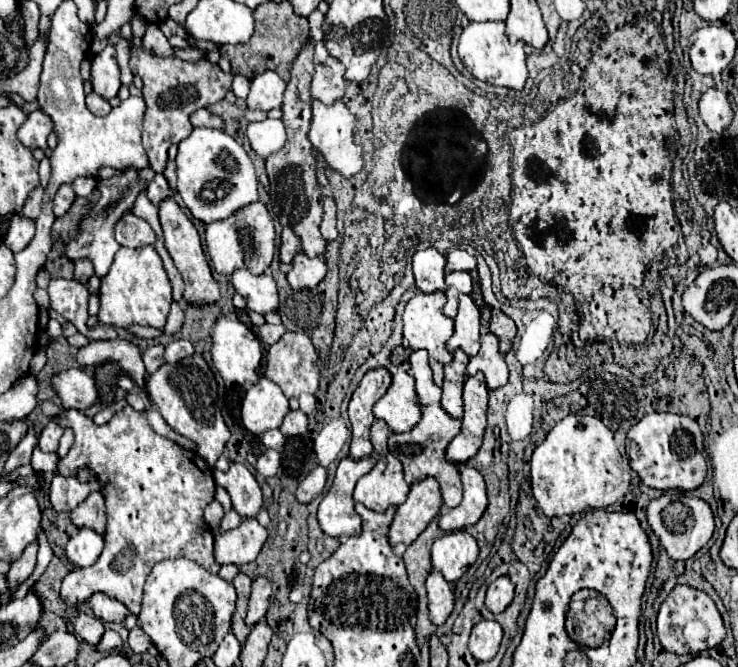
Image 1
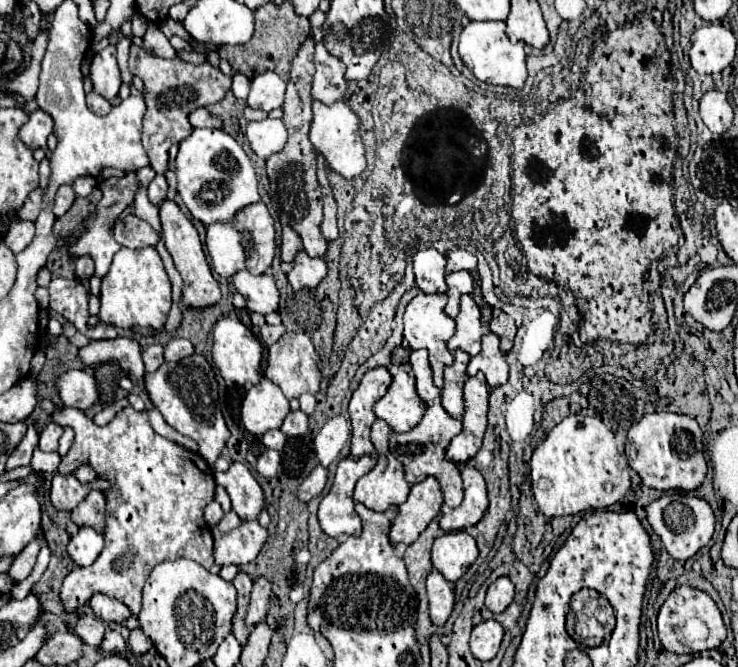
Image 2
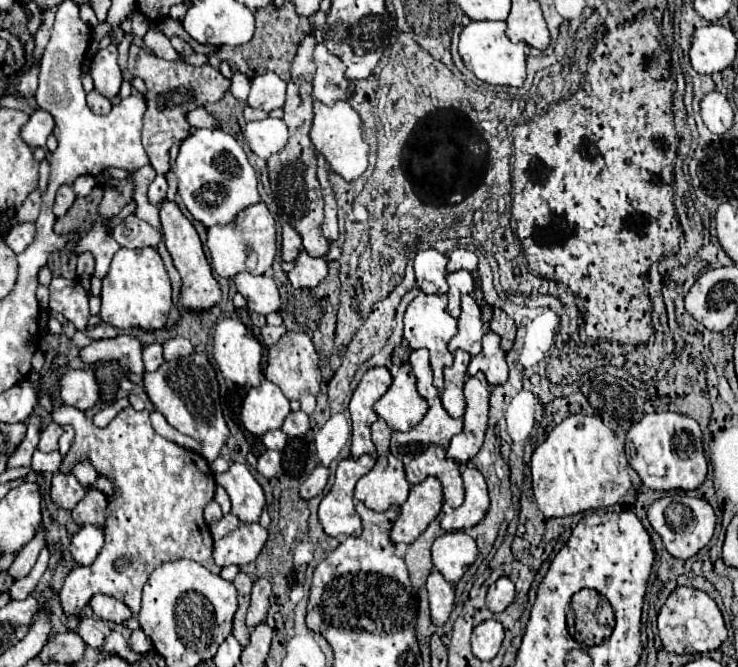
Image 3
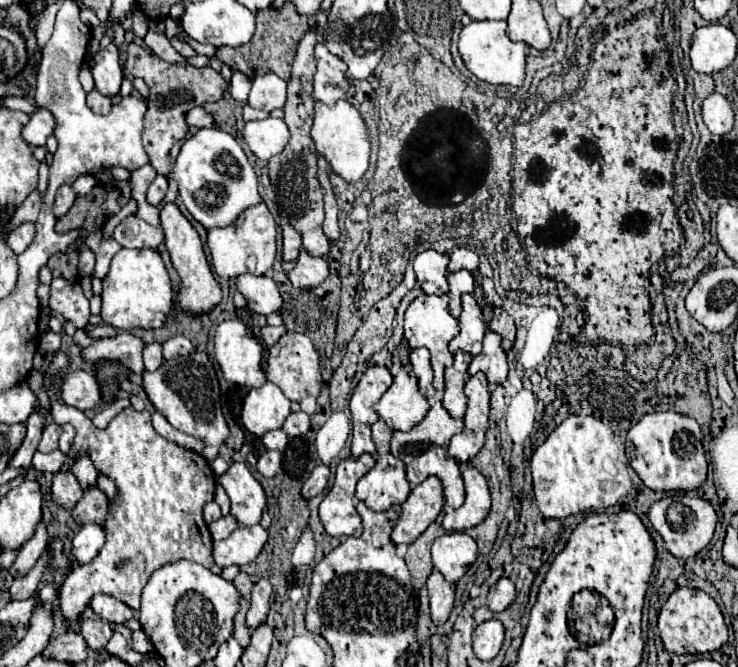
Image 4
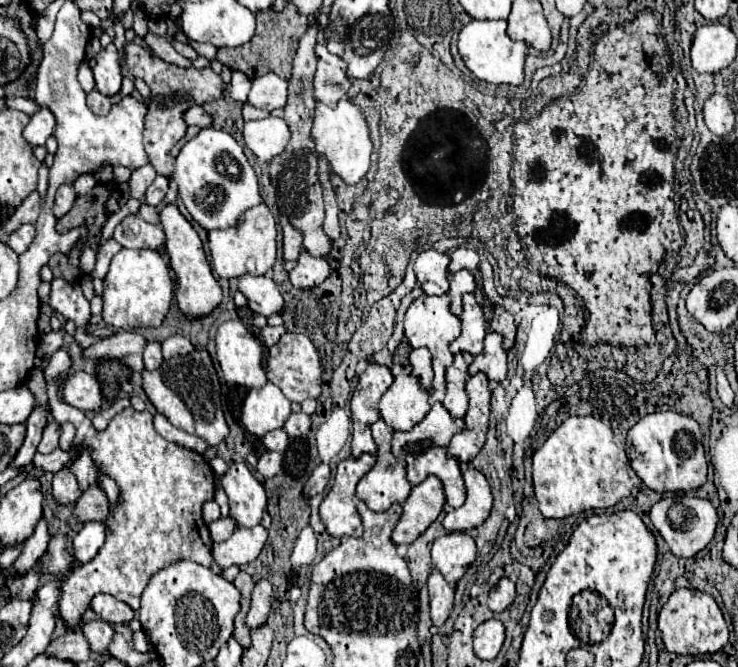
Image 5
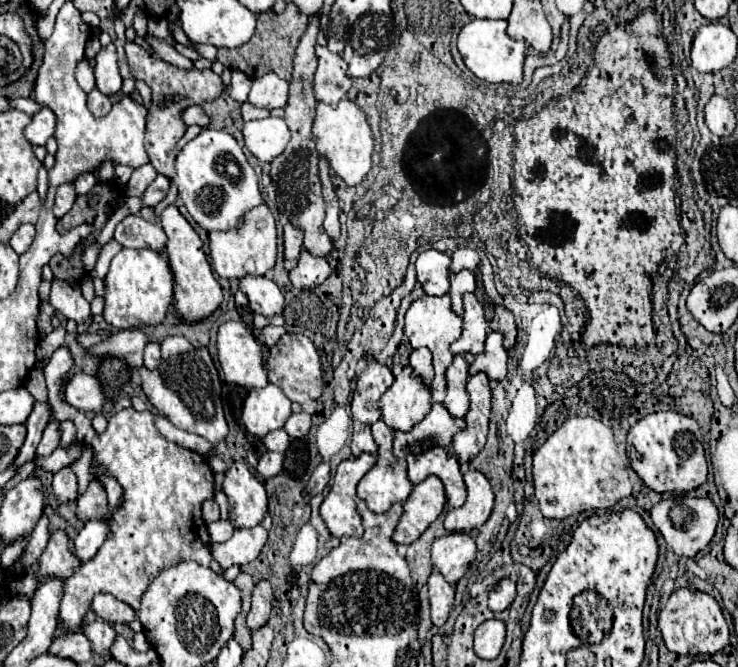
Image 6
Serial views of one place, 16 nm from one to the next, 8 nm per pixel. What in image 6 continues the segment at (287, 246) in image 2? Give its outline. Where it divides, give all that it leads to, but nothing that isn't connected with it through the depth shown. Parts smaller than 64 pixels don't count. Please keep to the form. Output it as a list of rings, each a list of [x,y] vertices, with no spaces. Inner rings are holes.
[[[290,222],[284,224],[284,258],[286,260],[296,260],[302,250],[302,238],[304,234],[294,228]]]

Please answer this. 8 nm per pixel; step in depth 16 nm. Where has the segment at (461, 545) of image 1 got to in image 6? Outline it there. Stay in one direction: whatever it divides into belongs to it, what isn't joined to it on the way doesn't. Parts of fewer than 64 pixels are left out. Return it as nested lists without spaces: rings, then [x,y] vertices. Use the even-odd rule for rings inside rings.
[[[464,532],[440,536],[432,544],[432,564],[452,586],[466,574],[474,558],[476,558],[476,544],[472,536]]]

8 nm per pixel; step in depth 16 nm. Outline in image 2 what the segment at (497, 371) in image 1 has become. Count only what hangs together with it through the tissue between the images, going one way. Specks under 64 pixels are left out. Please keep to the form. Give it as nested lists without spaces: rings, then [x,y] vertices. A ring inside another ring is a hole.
[[[486,332],[482,336],[482,350],[470,358],[470,364],[466,370],[468,376],[474,376],[476,372],[484,372],[490,388],[498,388],[508,382],[508,364],[498,344],[500,344],[500,338],[492,332]]]

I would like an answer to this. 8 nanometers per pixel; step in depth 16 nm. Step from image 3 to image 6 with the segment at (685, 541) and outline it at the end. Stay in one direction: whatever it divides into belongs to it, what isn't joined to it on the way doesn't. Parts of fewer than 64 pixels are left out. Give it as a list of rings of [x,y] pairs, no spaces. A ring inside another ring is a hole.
[[[668,496],[662,498],[658,504],[652,506],[650,518],[654,526],[664,536],[666,544],[676,556],[696,556],[702,548],[708,546],[708,542],[714,536],[716,524],[718,524],[718,510],[708,498],[690,498],[690,496]]]

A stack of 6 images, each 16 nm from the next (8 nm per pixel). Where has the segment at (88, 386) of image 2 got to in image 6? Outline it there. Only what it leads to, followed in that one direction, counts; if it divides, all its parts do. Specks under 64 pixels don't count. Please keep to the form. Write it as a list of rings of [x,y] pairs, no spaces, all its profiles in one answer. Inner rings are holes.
[[[76,372],[68,378],[64,386],[64,400],[82,412],[88,412],[88,410],[100,412],[104,404],[102,386],[96,376]]]

